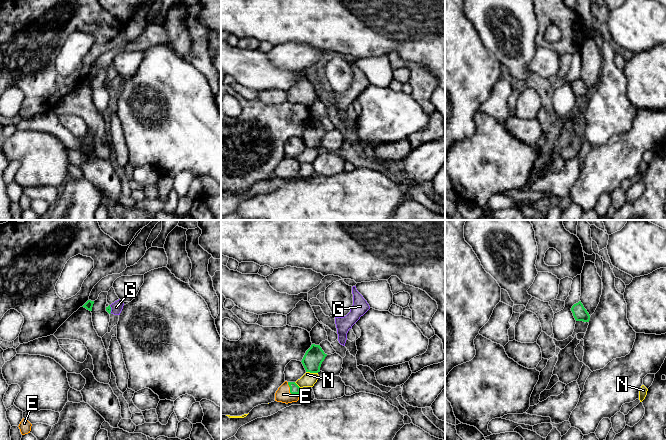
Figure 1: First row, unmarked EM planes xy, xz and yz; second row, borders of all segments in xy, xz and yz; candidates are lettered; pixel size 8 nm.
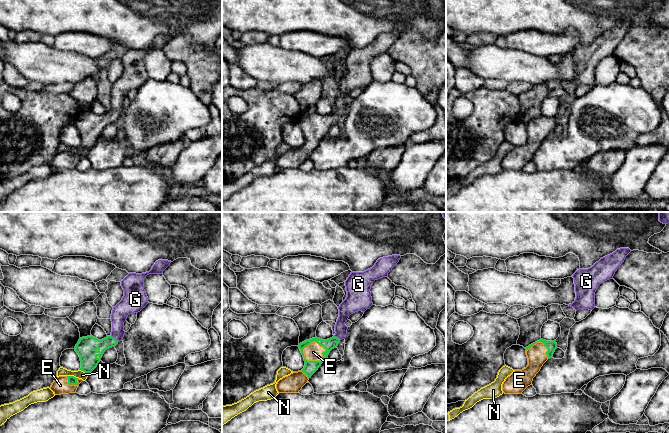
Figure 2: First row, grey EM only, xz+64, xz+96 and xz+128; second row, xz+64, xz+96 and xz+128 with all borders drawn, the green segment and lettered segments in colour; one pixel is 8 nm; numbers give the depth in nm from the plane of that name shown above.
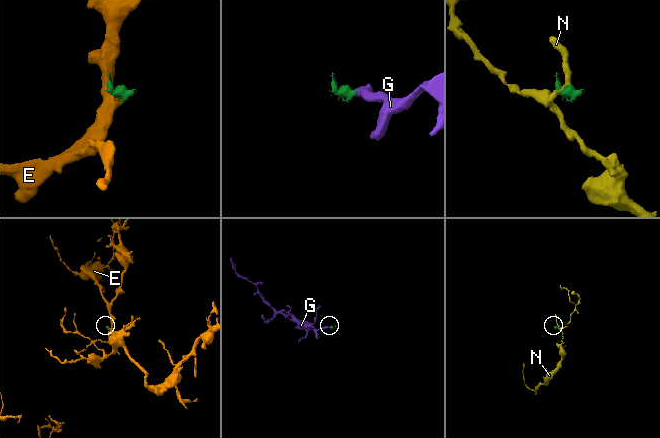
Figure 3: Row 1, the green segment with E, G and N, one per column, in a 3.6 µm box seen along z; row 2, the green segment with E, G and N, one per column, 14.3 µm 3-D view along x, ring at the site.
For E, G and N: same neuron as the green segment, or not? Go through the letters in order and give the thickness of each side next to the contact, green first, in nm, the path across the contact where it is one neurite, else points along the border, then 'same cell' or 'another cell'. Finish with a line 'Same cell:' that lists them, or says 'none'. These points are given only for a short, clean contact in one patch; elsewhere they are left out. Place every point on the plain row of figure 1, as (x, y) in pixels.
E: calibres 80 and 120 nm; same cell
G: calibres 50 and 90 nm; way xy (108, 85), (110, 85), (116, 83); same cell
N: calibres 160 and 110 nm; border xz (306, 147), (317, 149); another cell
Same cell: E, G

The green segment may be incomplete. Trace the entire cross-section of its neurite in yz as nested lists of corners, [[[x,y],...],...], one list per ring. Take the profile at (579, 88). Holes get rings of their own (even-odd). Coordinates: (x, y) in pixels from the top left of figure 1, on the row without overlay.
[[[581,77],[578,79],[574,80],[571,84],[571,87],[573,89],[573,92],[576,97],[583,97],[583,98],[589,98],[590,96],[590,91],[587,88],[587,86],[584,84],[583,80]]]

